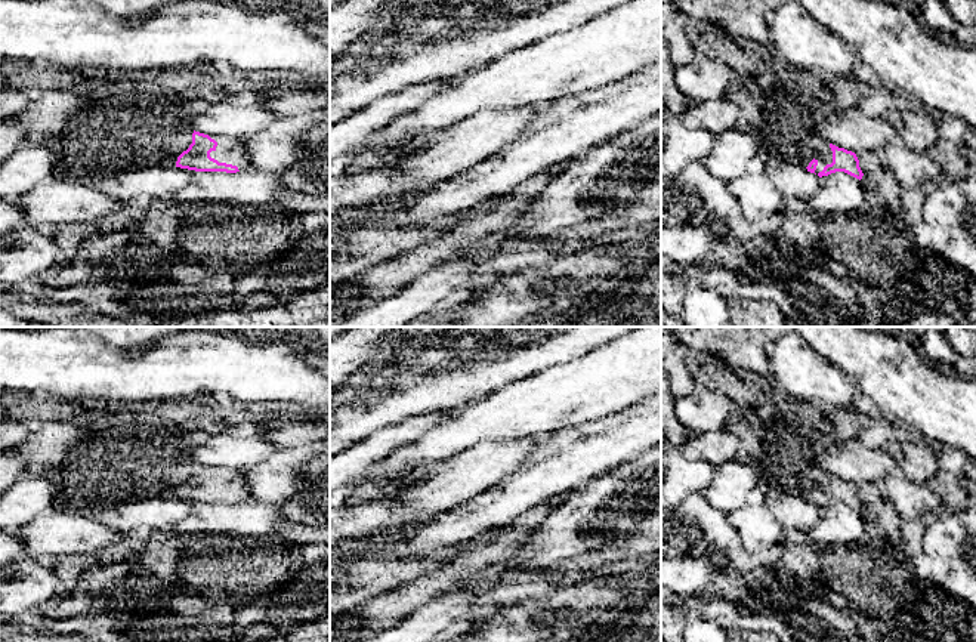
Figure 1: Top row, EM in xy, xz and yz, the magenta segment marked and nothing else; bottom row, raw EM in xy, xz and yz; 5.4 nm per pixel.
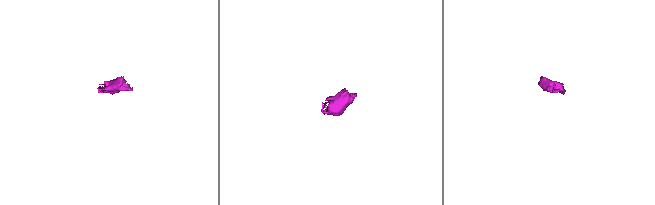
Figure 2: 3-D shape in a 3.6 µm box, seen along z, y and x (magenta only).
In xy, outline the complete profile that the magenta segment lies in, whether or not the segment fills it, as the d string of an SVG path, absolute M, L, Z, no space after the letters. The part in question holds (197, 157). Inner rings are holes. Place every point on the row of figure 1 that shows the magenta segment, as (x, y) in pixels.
M192 133L192 143L176 161L176 167L195 172L237 173L251 169L243 139L232 136Z

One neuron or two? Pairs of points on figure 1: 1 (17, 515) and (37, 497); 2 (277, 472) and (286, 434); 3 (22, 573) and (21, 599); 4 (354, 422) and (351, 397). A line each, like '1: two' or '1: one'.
1: one
2: two
3: one
4: two

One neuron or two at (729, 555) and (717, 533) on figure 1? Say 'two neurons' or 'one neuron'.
two neurons

